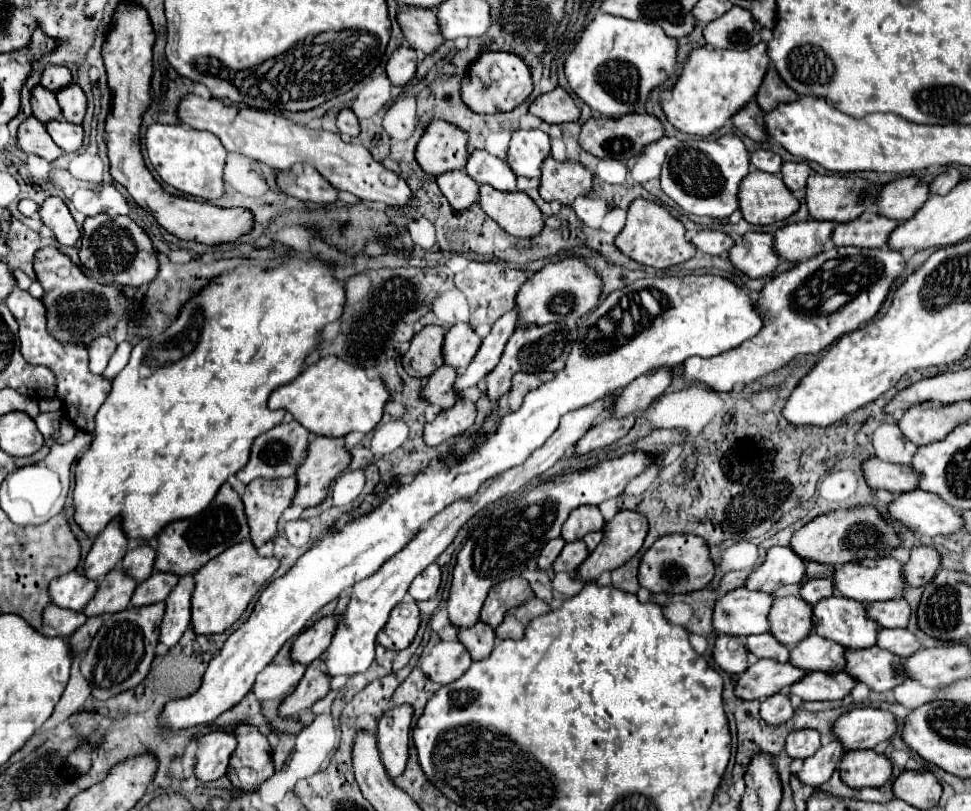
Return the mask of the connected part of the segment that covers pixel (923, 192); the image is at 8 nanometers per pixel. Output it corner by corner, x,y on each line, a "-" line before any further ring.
901,177
883,185
877,197
877,213
899,223
913,217
915,211
923,207
929,199
929,185
919,181
919,177

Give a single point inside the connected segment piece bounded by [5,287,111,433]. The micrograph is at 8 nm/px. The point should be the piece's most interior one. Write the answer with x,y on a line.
82,393

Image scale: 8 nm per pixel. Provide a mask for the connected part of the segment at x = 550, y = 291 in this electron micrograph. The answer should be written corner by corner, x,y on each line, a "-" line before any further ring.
563,259
561,263
549,263
541,271
537,271
531,279
527,279
519,289
519,295
515,297
519,325
577,321
597,305
599,295
601,295
601,279
581,259

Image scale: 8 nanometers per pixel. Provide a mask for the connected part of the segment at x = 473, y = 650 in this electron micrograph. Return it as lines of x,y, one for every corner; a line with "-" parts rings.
479,621
473,627
459,629
459,641
467,647
473,661
481,661
489,657
495,643
495,631
487,627
487,623

